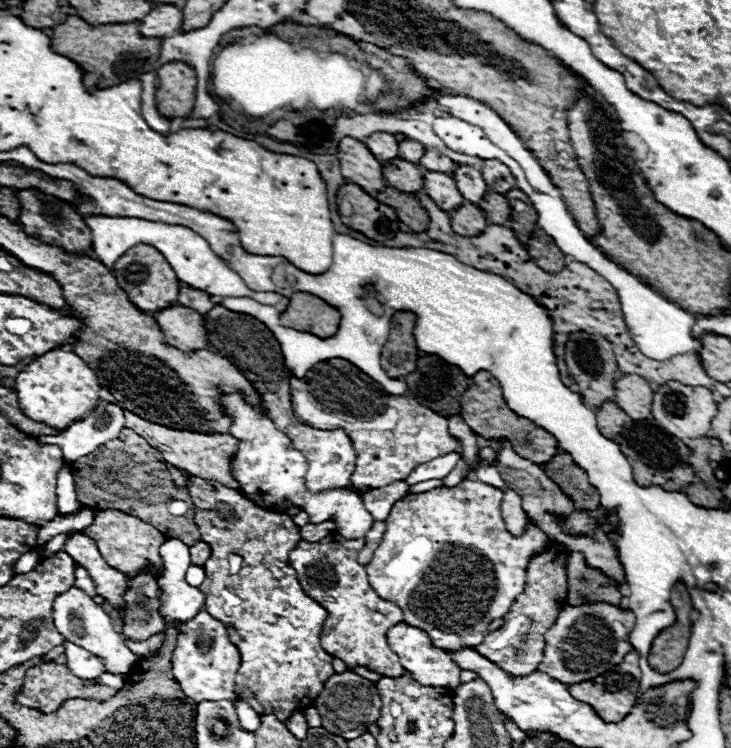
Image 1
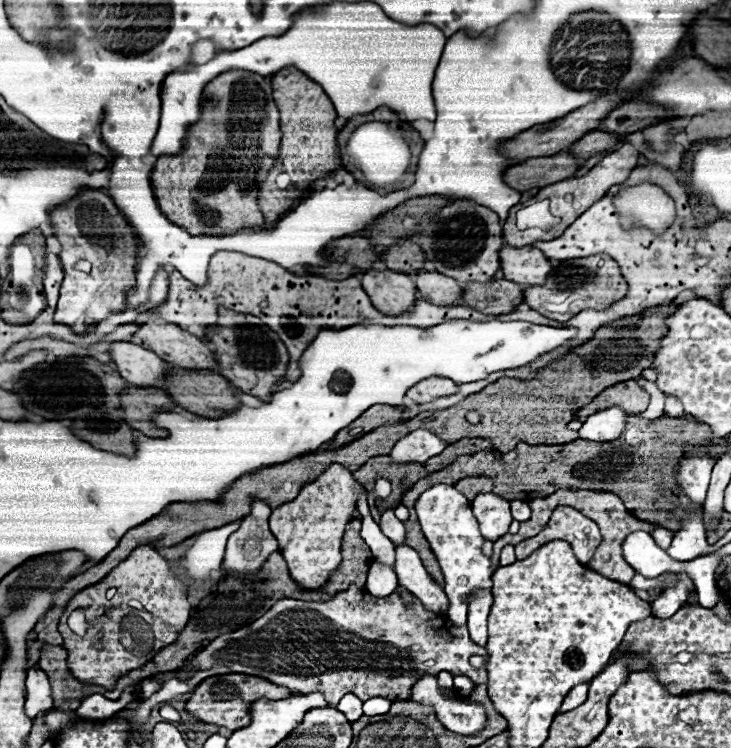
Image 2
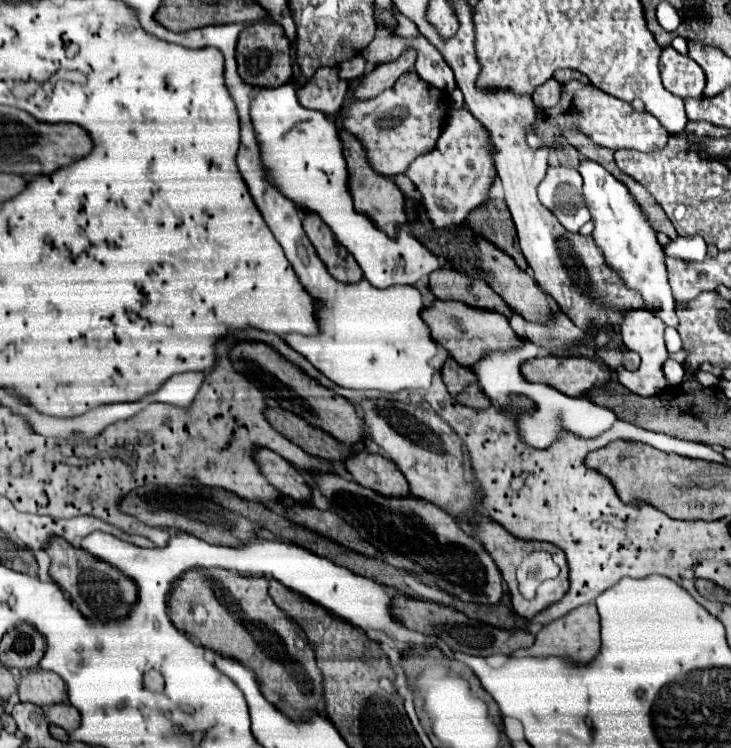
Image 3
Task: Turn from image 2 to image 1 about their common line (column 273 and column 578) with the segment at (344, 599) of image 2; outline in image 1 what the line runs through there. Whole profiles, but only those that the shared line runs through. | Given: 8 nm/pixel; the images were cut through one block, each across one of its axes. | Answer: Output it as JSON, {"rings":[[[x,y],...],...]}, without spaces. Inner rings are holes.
{"rings":[[[604,602],[566,606],[546,634],[544,658],[538,664],[538,670],[564,684],[592,680],[608,672],[612,666],[620,664],[622,658],[632,650],[628,642],[628,634],[632,632],[632,628],[634,616],[630,610],[620,610],[618,606],[608,606]]]}

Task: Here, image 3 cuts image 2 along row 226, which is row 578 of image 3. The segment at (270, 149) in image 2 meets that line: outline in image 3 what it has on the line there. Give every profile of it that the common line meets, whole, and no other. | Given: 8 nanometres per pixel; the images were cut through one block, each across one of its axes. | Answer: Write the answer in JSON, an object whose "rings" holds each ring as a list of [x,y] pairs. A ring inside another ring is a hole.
{"rings":[[[196,568],[186,572],[174,586],[174,592],[170,596],[170,618],[174,626],[180,632],[186,632],[190,638],[198,640],[202,648],[210,648],[216,654],[222,654],[226,658],[232,658],[246,668],[250,668],[256,674],[256,680],[262,688],[264,698],[276,706],[284,716],[290,720],[308,720],[310,714],[324,710],[324,686],[322,686],[322,672],[316,666],[314,650],[296,648],[296,638],[298,638],[298,626],[272,602],[268,596],[268,580],[266,578],[246,578],[222,568]],[[194,604],[202,604],[208,610],[208,620],[206,624],[196,624],[192,618],[192,608]]]}

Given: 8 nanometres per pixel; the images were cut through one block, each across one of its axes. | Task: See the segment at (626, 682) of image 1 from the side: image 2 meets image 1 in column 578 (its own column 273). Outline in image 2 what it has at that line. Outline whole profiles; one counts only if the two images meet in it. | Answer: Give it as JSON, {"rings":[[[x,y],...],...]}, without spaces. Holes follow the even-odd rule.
{"rings":[[[222,674],[222,678],[206,678],[196,686],[194,694],[186,702],[186,712],[196,716],[200,722],[238,730],[250,722],[250,702],[256,702],[258,698],[288,698],[290,694],[292,692],[284,686],[274,686],[264,678],[250,678],[248,674]]]}

